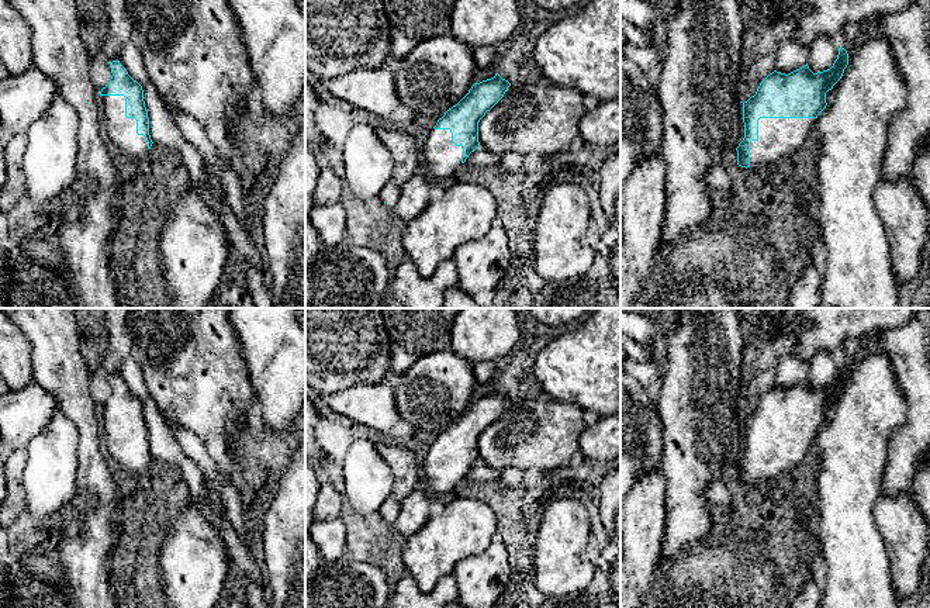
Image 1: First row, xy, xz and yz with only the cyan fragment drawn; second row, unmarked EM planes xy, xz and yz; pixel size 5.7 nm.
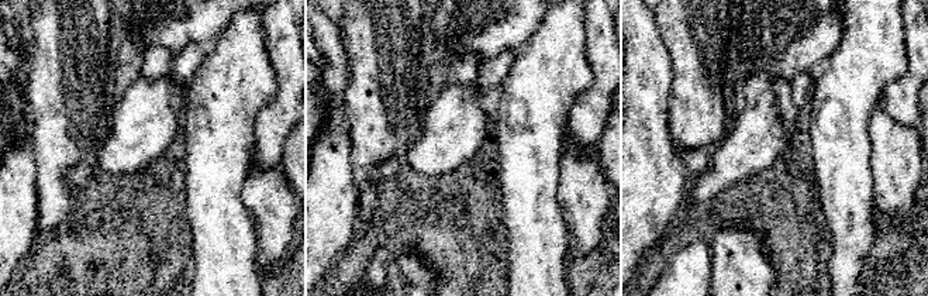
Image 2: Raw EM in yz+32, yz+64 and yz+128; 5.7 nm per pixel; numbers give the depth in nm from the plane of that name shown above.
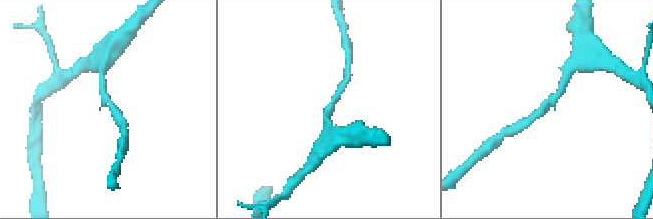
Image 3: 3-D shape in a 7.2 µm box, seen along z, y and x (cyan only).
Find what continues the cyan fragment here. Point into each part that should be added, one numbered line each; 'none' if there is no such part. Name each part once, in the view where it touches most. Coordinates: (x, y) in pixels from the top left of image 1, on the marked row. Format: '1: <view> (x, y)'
1: yz (777, 137)

